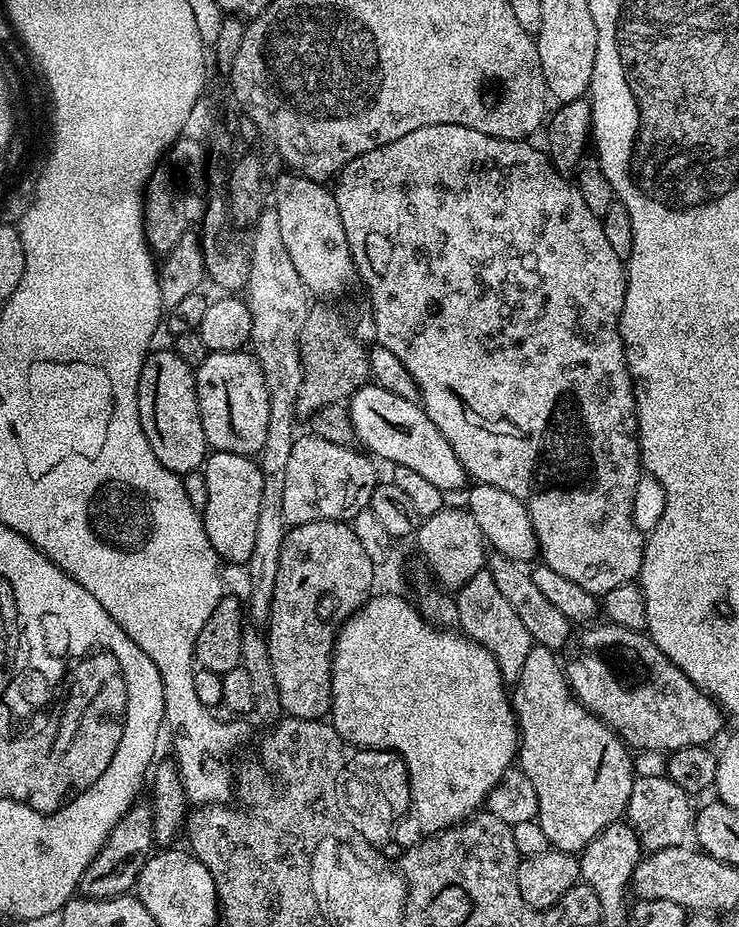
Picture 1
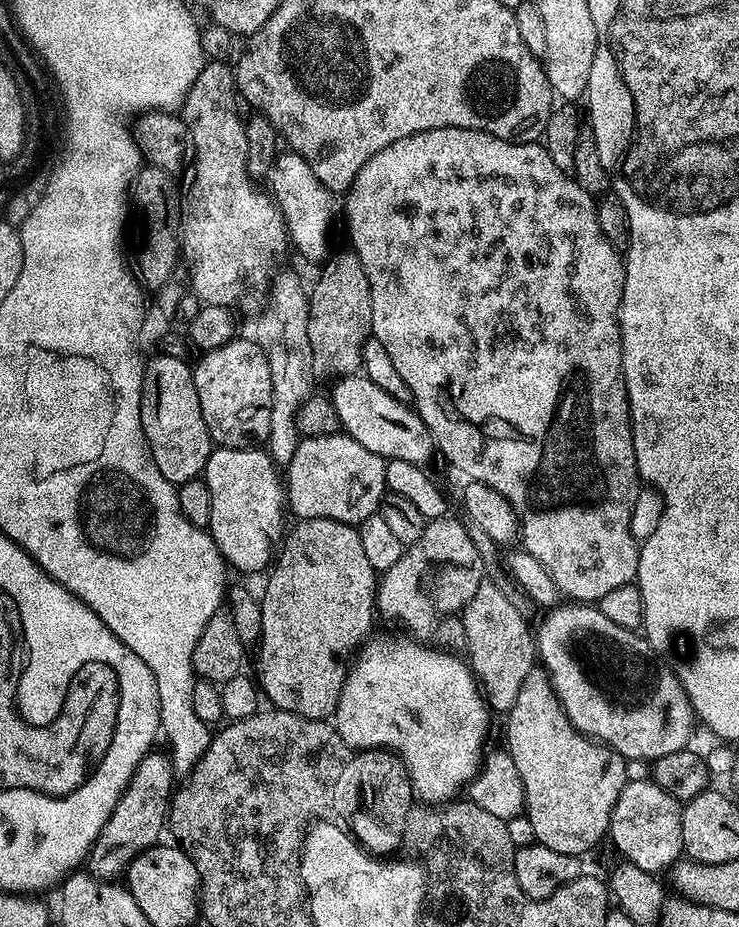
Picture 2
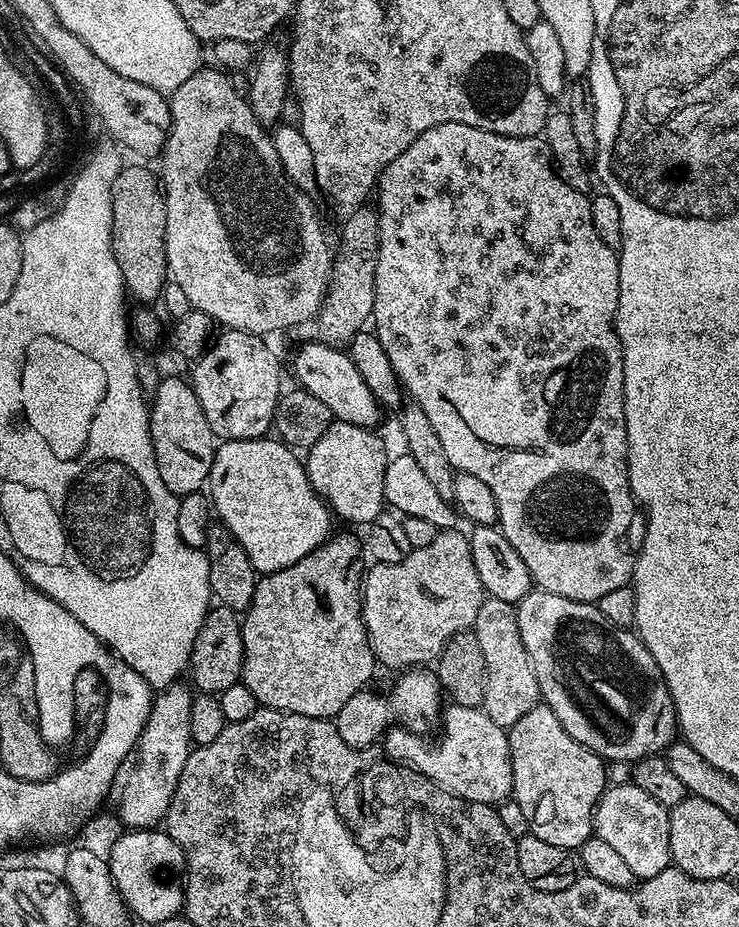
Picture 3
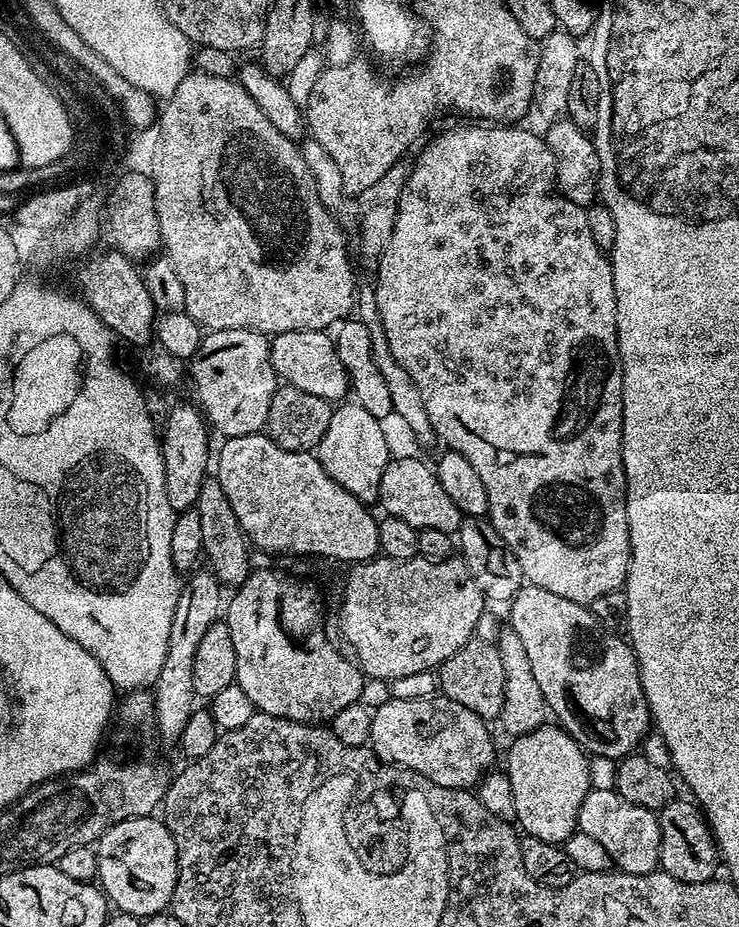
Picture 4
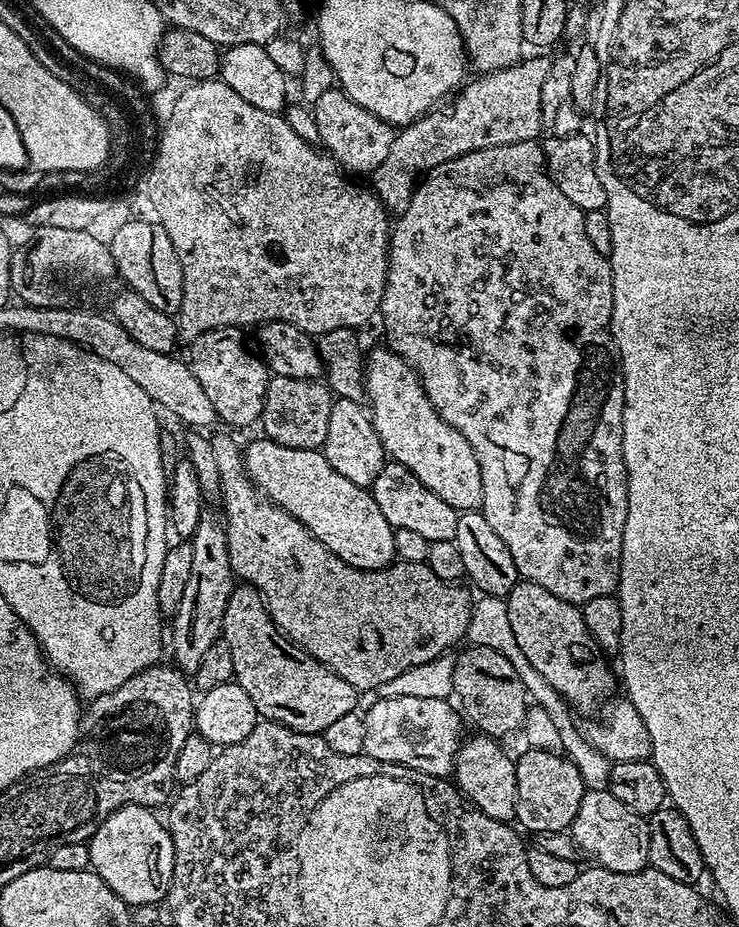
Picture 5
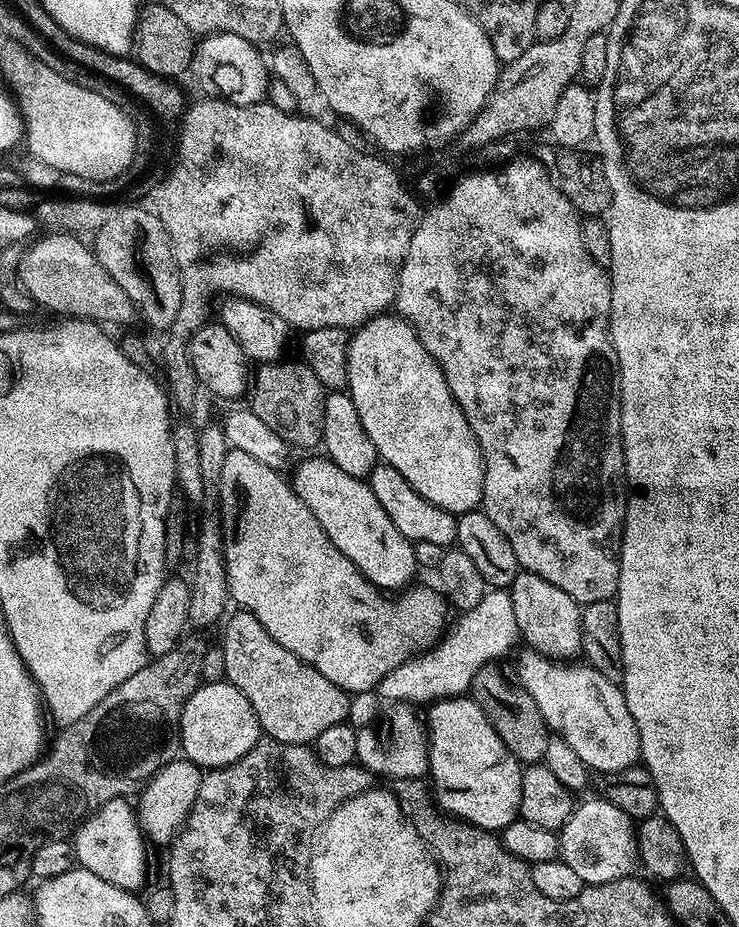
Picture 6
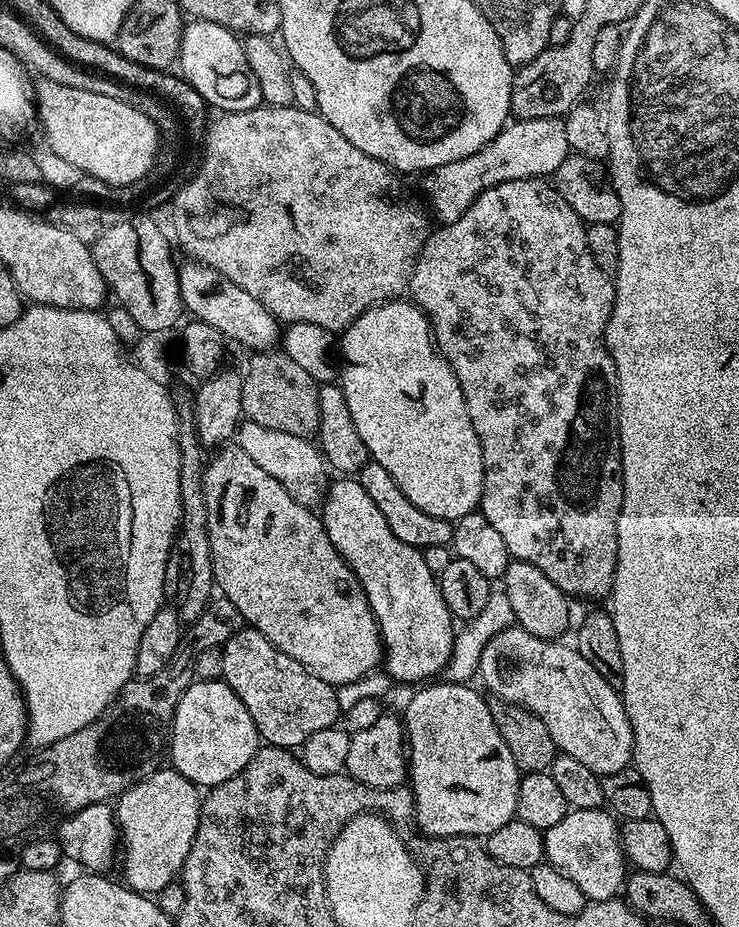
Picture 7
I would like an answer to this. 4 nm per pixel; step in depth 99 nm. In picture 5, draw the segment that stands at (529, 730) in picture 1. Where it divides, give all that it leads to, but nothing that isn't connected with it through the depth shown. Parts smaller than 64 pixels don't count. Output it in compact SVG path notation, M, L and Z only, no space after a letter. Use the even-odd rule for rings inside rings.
M528 748L521 756L515 757L518 778L515 823L525 833L528 831L543 834L571 829L578 814L578 806L582 806L582 798L586 791L584 776L574 761L560 755L564 754L557 751L547 752L545 748Z

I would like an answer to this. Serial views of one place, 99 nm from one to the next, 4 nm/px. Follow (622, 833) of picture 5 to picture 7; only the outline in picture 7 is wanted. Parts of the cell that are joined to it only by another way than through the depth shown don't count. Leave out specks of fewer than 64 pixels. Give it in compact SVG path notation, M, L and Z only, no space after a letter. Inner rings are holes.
M598 808L569 810L562 818L562 822L558 822L558 826L543 829L543 834L547 863L562 870L562 874L566 874L566 878L573 880L581 888L585 901L611 900L619 893L616 892L619 888L621 891L625 887L626 857L624 847L620 844L620 824L617 817L613 816L611 812Z

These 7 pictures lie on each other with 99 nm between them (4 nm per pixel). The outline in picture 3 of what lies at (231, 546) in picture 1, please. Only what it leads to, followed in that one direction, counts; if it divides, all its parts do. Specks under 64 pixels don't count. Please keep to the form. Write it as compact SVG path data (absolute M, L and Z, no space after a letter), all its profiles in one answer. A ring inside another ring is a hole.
M276 438L258 440L226 440L216 449L212 463L212 473L208 475L207 491L210 504L219 523L228 528L229 533L249 556L257 573L277 572L286 566L294 566L298 558L306 558L318 545L333 535L333 513L324 499L310 486L308 475L301 457L286 444Z

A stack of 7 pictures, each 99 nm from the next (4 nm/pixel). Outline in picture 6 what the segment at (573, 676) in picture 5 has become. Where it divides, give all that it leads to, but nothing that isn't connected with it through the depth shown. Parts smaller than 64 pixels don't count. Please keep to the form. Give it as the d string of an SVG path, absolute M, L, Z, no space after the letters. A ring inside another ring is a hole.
M520 571L514 578L510 595L514 602L514 622L518 622L520 640L531 651L540 652L553 662L568 662L581 655L580 614L581 605L577 604L566 590L550 586L546 578L538 578L533 572Z

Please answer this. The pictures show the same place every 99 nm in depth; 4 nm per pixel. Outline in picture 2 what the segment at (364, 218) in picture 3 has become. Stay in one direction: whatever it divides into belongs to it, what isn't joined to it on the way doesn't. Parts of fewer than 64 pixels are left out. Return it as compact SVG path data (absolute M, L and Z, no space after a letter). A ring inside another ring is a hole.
M345 250L331 256L323 263L323 270L309 291L308 337L312 350L312 369L320 374L324 371L334 378L355 375L361 369L361 347L371 337L373 304L370 298L369 279L365 268L355 252Z

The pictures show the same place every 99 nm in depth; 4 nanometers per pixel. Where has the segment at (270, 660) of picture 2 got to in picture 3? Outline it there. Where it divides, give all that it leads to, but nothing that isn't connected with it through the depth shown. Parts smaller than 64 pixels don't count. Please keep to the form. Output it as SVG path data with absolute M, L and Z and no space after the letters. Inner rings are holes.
M355 535L339 536L331 538L318 545L306 558L298 558L294 566L286 566L277 572L269 572L261 575L256 582L253 600L250 602L247 611L243 613L240 629L242 630L242 646L244 647L244 671L242 682L254 694L254 698L263 707L275 708L278 712L287 712L289 716L309 716L324 720L332 720L340 713L342 706L354 698L354 694L365 691L372 680L372 675L378 669L378 661L372 652L368 641L368 631L364 625L364 613L362 611L362 585L366 571L366 557L363 547Z

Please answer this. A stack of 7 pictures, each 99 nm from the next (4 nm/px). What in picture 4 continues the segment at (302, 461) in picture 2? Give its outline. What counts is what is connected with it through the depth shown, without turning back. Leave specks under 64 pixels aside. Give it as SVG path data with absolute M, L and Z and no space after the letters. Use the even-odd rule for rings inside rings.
M340 402L333 407L330 426L326 426L326 434L322 434L314 455L319 460L322 470L338 482L354 498L369 506L375 505L380 498L382 470L386 470L390 453L388 453L388 436L384 433L385 425L374 414L362 410L355 402Z

